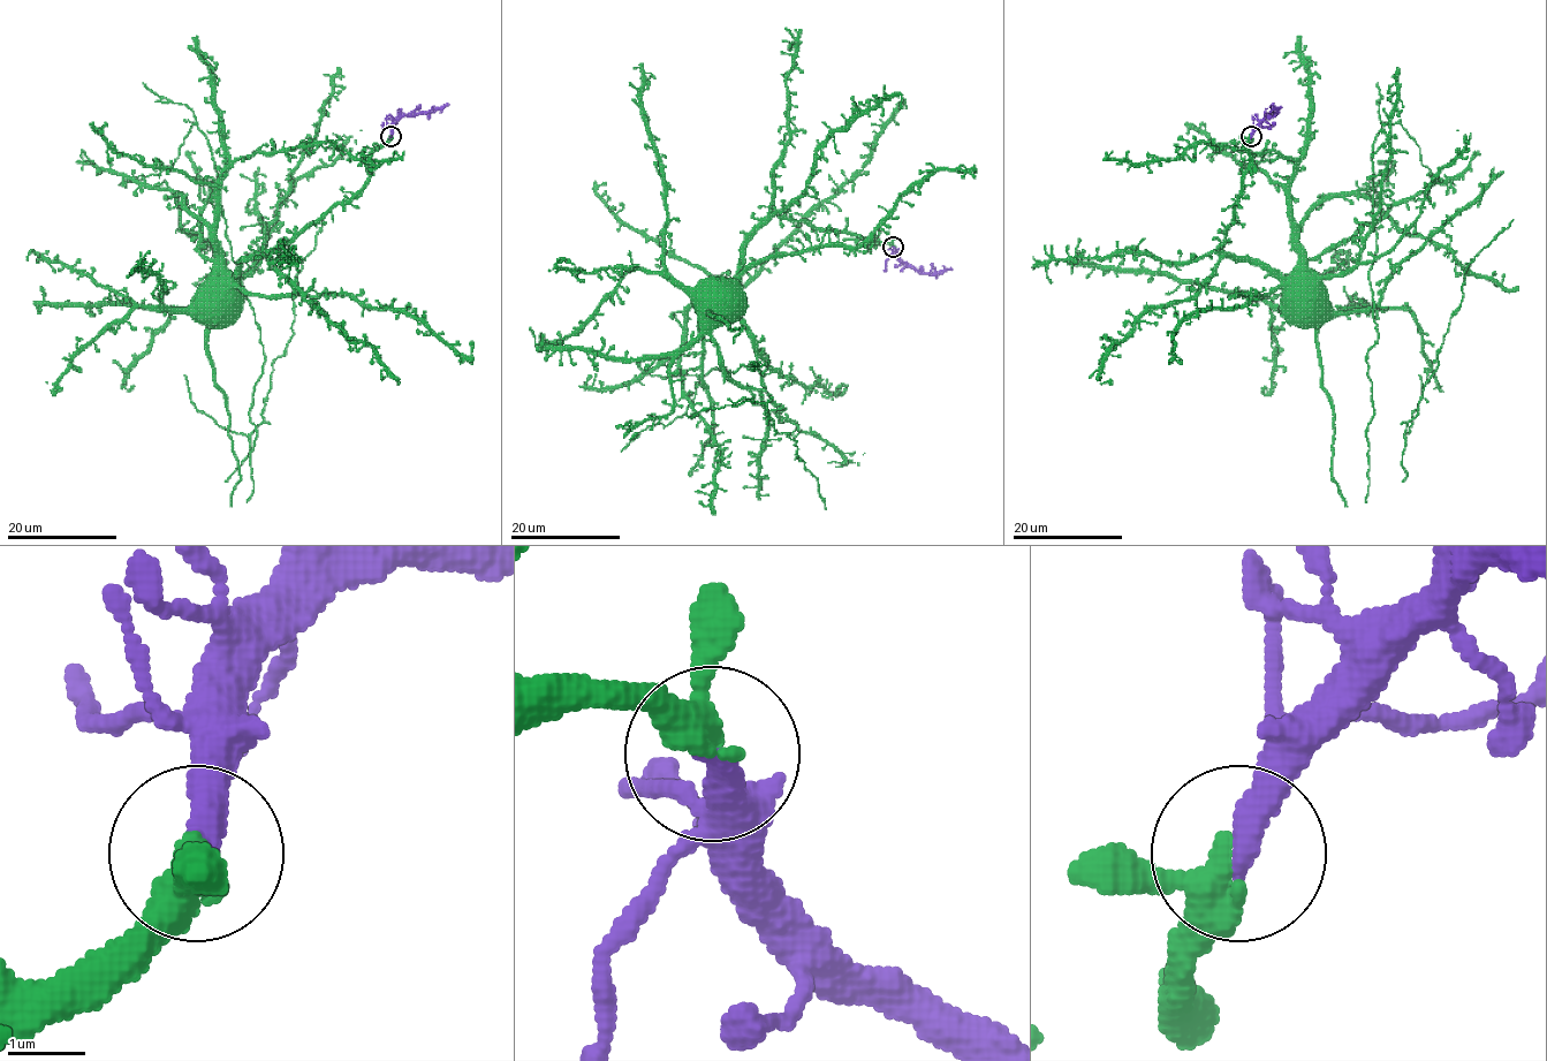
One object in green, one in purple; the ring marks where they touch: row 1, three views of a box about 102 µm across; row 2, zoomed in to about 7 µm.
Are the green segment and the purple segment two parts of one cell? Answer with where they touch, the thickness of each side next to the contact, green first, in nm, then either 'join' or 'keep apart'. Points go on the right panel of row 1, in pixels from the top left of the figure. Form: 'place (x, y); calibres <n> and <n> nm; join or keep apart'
place (1251, 136); calibres 360 and 400 nm; join

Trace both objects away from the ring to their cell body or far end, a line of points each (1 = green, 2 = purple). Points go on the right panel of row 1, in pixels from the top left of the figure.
1: (1250, 136), (1243, 190), (1219, 249), (1264, 263), (1287, 294)
2: (1250, 136), (1265, 116), (1276, 111), (1272, 104)

